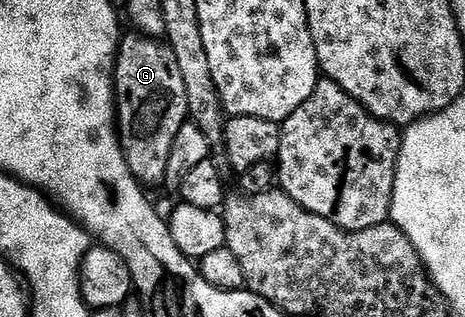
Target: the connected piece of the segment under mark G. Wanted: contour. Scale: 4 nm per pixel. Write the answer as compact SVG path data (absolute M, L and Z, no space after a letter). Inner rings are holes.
M144 35L122 36L115 58L113 70L113 91L115 94L115 124L121 138L121 150L127 159L127 167L131 175L142 186L160 186L165 179L167 163L171 156L171 147L180 128L187 122L187 91L183 87L183 79L177 76L176 64L171 60L166 46L154 43Z

